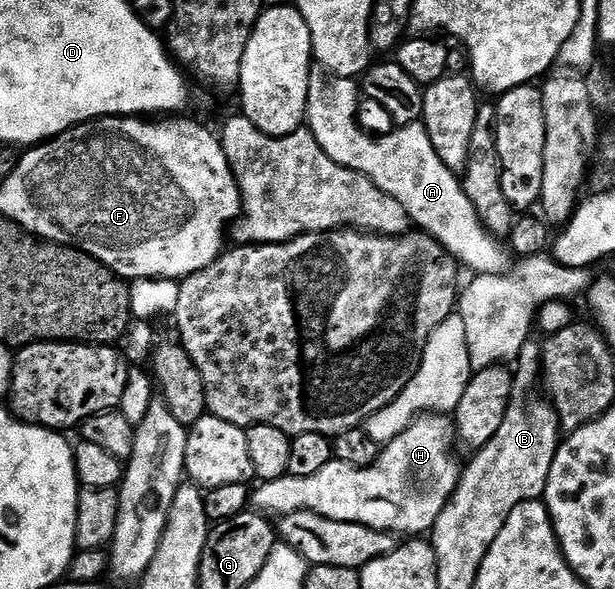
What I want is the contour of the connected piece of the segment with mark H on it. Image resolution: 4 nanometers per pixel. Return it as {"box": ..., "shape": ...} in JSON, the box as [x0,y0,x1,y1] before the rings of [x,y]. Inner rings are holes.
{"box":[252,414,463,537],"shape":[[[429,414],[415,420],[403,435],[396,437],[391,443],[381,448],[378,459],[371,467],[353,467],[337,461],[324,465],[320,473],[312,473],[312,477],[296,477],[287,473],[279,479],[267,479],[259,482],[252,491],[253,510],[267,517],[281,517],[311,511],[336,521],[348,521],[368,525],[377,531],[389,531],[395,537],[422,537],[433,532],[440,513],[448,505],[462,478],[463,468],[458,467],[458,459],[454,456],[456,448],[456,428],[446,415]]]}

